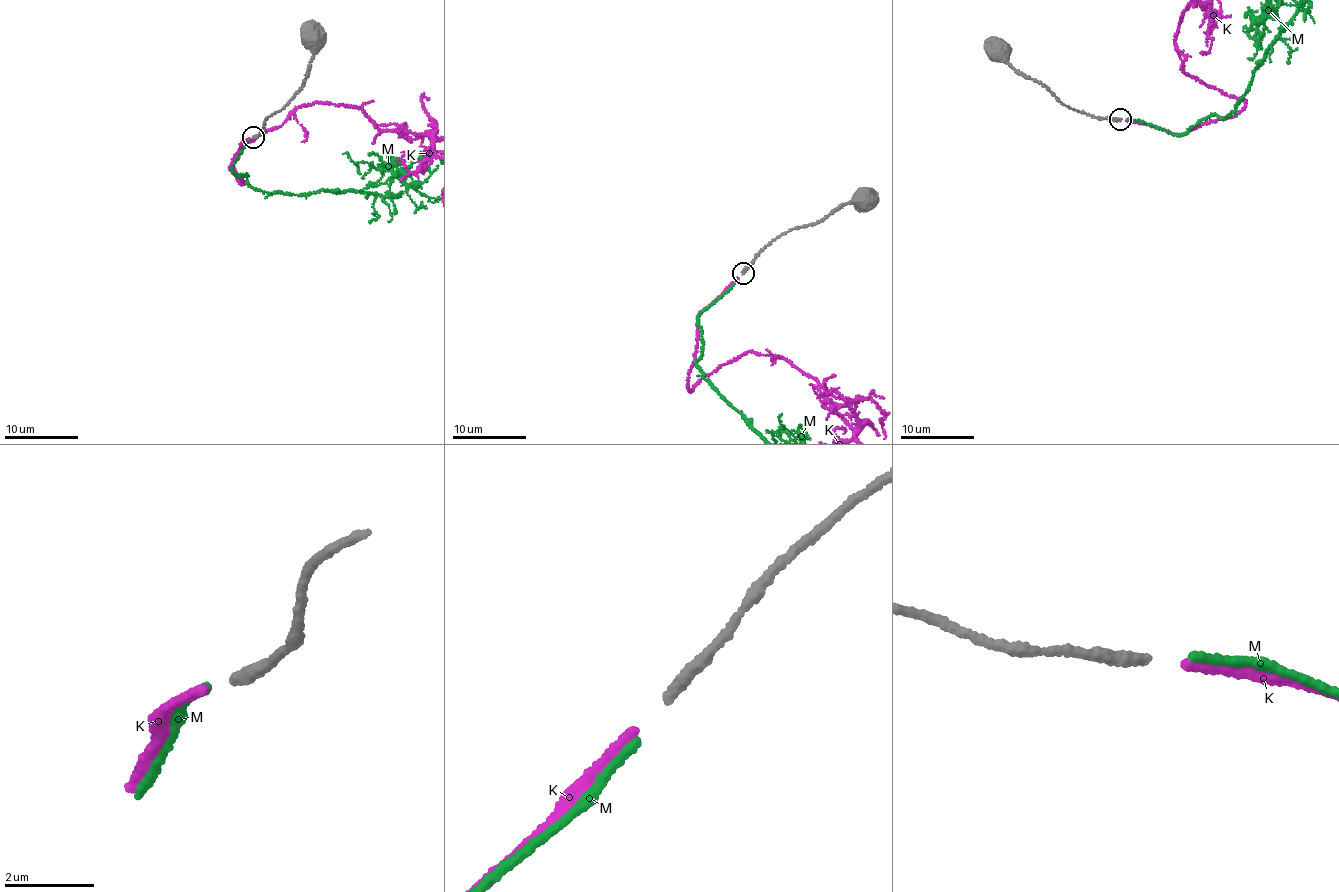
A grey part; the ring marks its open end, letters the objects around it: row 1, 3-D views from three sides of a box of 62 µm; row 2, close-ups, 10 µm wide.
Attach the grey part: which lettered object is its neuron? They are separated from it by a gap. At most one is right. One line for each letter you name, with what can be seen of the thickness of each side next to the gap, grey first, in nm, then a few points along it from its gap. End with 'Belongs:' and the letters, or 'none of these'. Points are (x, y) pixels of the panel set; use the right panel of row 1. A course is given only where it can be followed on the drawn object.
K: Thickness 260 nm (grey) against 200 nm
Belongs: K

